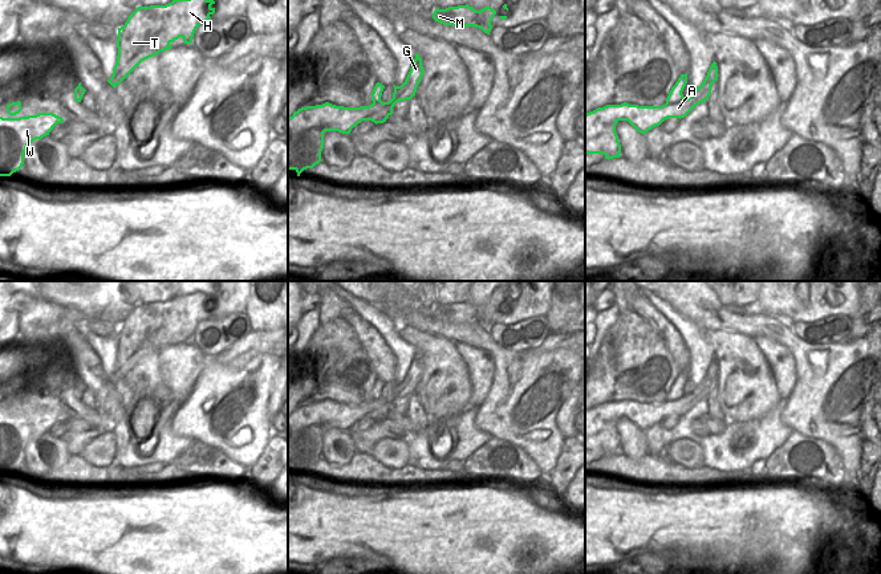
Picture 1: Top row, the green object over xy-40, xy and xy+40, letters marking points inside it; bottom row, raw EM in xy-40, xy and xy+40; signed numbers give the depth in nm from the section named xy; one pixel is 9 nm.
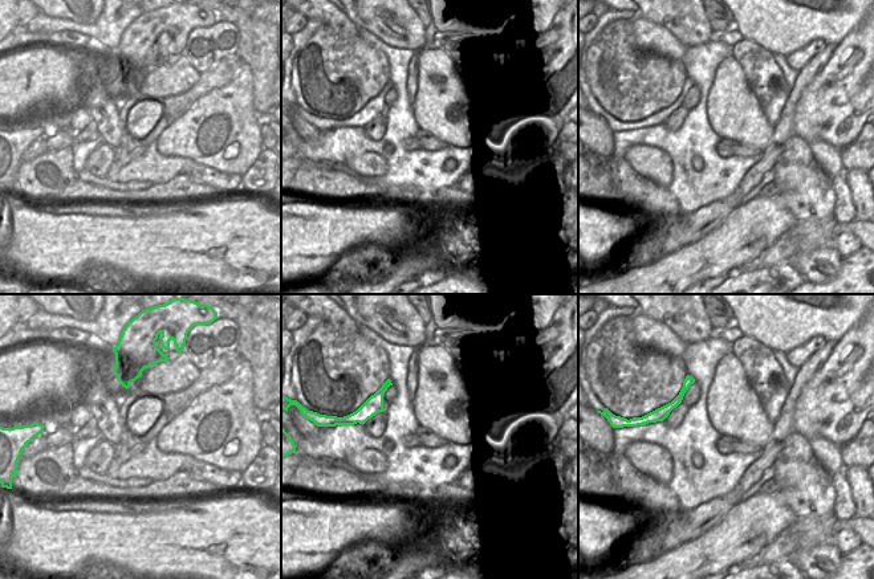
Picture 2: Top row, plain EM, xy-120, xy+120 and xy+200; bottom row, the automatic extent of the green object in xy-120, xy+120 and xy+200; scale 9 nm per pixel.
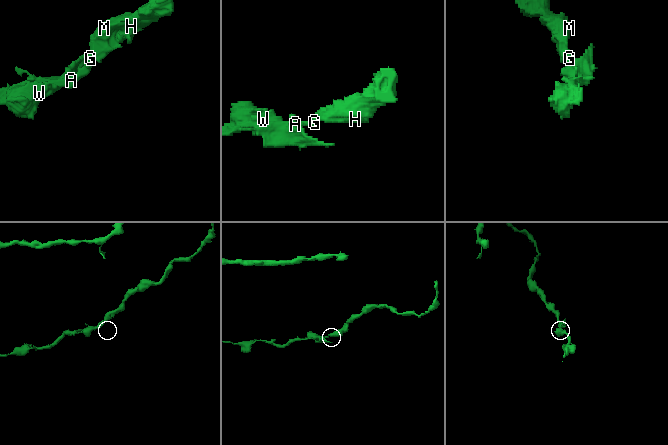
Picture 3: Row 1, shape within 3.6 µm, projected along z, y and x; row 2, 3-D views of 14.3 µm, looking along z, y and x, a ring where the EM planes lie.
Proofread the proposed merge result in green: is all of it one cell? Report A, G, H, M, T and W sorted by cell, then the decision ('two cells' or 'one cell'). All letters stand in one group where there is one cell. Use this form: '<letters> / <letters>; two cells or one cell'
A G H M T W; one cell

